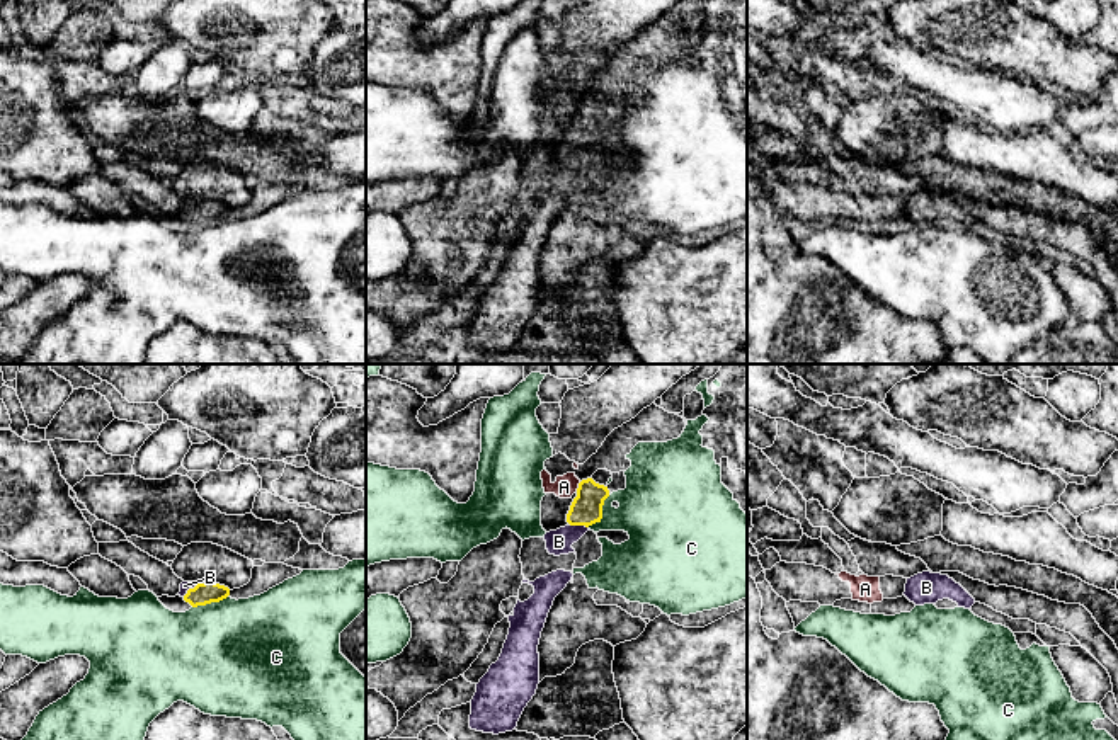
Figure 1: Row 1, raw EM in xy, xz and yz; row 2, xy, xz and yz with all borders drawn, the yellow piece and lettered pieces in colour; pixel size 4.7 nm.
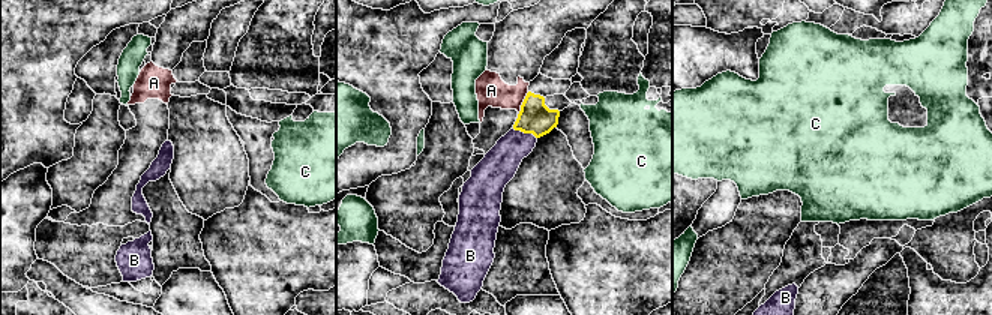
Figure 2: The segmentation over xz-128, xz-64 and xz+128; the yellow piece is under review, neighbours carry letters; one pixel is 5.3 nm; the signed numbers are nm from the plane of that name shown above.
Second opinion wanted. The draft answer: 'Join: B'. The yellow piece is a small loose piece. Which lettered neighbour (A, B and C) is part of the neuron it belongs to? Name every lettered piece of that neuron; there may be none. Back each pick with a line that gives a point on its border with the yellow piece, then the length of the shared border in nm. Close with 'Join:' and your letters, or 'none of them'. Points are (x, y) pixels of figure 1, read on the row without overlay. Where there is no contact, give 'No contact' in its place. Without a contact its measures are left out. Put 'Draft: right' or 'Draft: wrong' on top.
Draft: right
B: Touches yellow at xz (579, 143). Shared border 100 nm
Join: B

